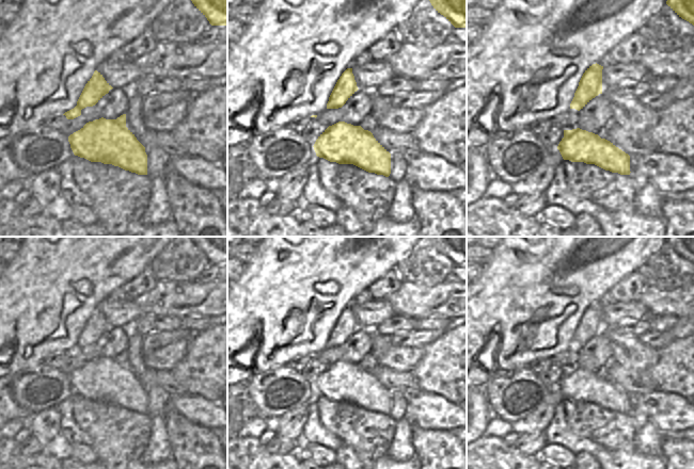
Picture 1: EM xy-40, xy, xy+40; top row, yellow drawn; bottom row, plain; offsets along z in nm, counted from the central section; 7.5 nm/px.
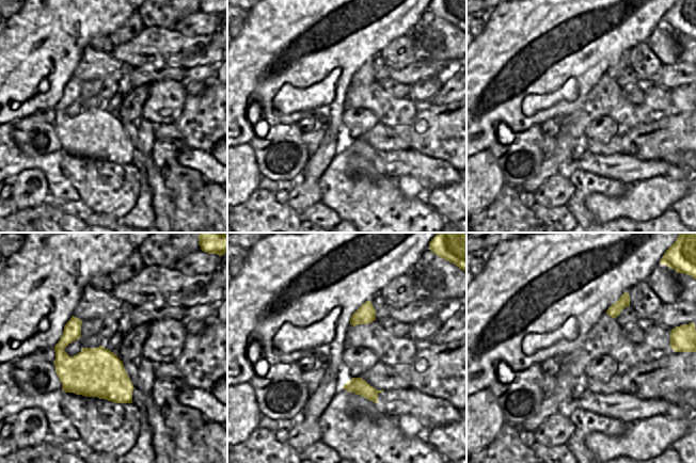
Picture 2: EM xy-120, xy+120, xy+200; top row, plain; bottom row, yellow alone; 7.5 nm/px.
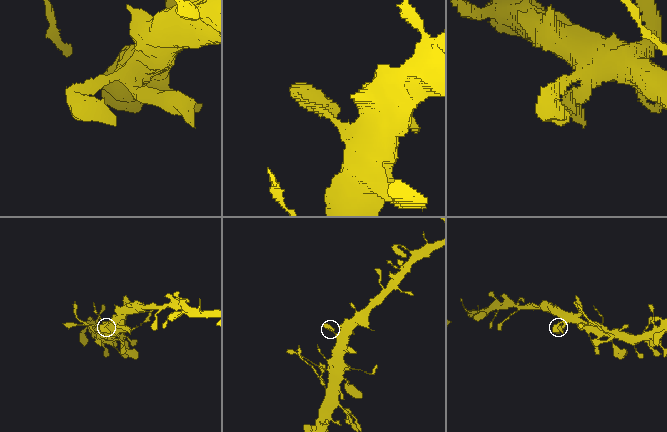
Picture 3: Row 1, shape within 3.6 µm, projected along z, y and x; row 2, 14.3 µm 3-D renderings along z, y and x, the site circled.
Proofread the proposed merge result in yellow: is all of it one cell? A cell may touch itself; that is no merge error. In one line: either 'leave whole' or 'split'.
leave whole

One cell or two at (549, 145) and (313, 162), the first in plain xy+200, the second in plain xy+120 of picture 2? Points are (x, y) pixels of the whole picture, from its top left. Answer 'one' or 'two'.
two

